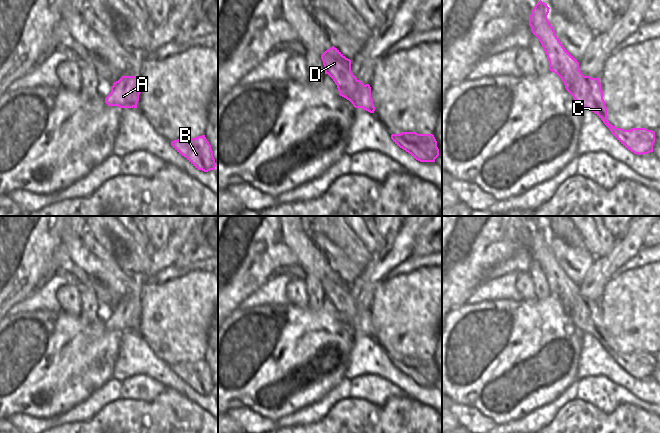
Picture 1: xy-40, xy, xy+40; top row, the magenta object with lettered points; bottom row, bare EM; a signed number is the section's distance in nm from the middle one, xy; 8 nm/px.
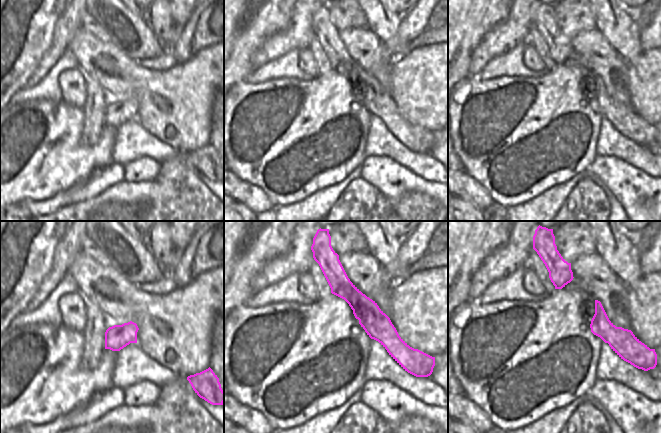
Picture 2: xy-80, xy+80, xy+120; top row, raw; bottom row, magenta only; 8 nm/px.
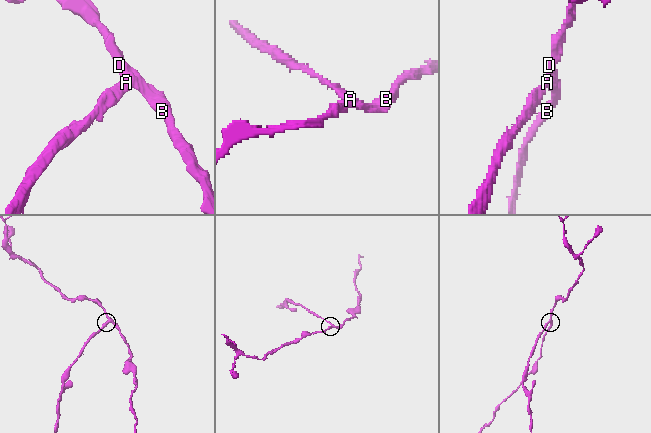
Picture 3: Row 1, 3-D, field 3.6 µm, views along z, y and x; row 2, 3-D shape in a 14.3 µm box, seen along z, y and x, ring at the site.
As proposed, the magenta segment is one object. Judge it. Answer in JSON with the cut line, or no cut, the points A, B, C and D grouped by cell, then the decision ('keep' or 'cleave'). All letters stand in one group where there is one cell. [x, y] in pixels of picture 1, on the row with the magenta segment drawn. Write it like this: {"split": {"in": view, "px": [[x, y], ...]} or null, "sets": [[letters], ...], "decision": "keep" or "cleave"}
{"split": {"in": "xy-40", "px": [[113, 85], [131, 78], [134, 106]]}, "sets": [["A"], ["B", "C", "D"]], "decision": "cleave"}

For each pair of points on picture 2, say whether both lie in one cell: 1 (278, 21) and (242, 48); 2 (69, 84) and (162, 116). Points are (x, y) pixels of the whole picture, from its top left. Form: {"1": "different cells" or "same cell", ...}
{"1": "same cell", "2": "different cells"}

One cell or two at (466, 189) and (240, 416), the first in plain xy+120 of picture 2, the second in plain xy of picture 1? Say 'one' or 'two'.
one

